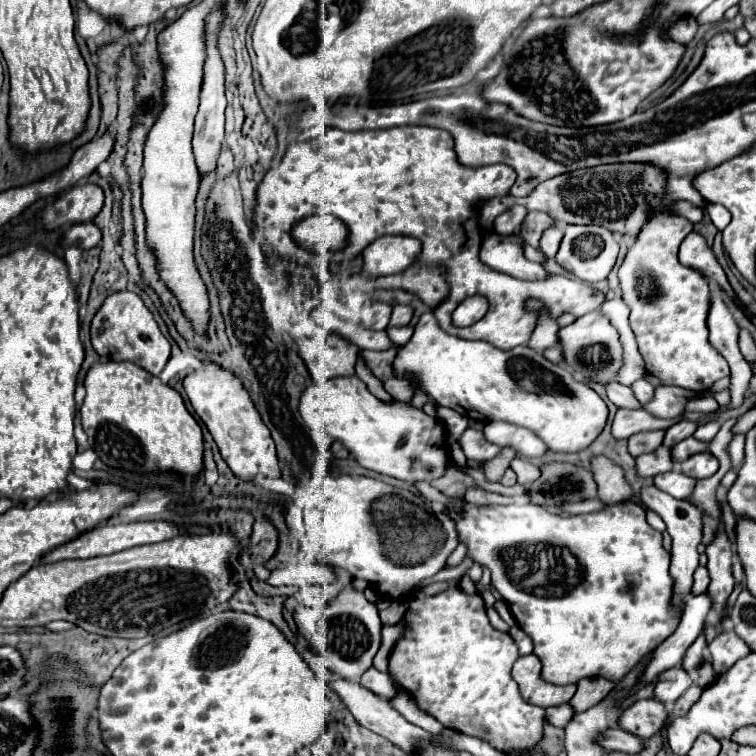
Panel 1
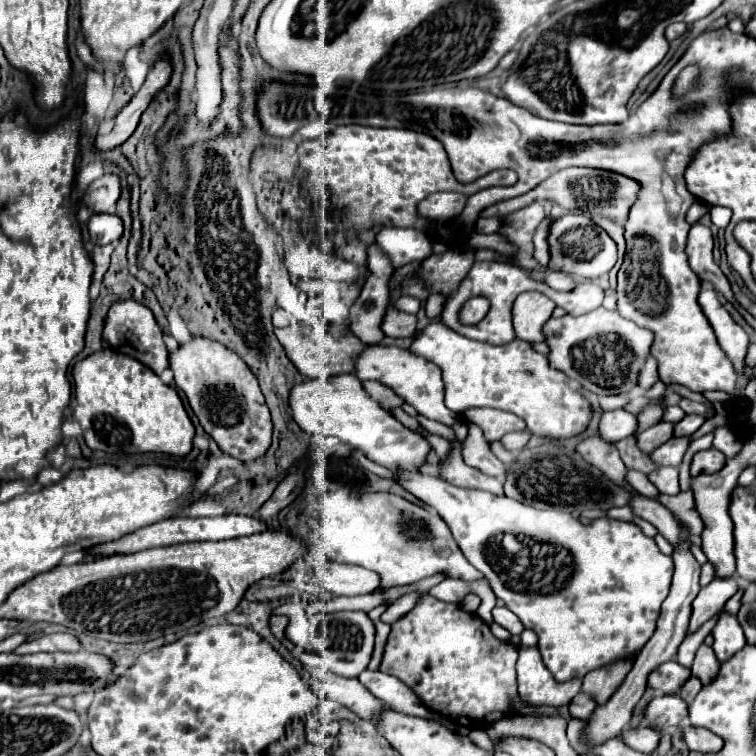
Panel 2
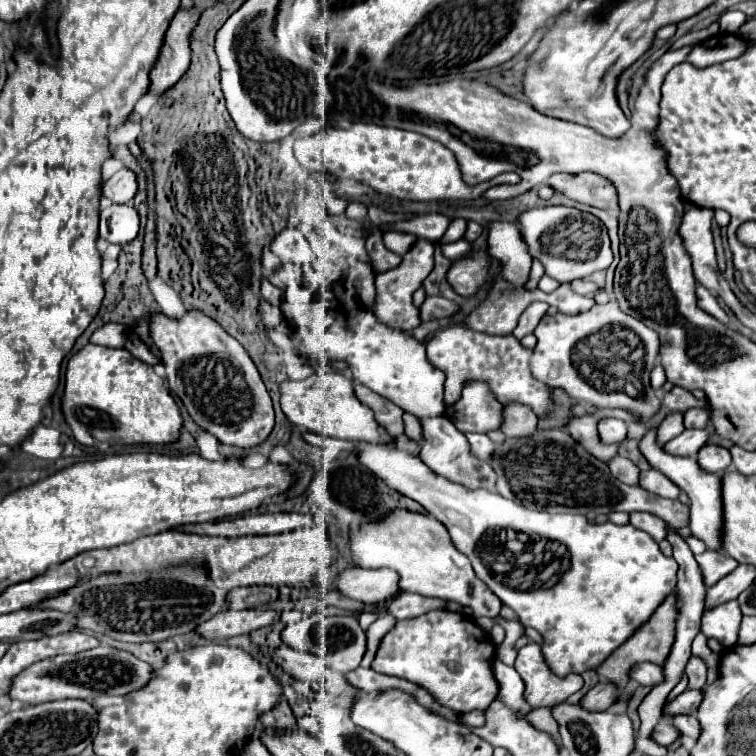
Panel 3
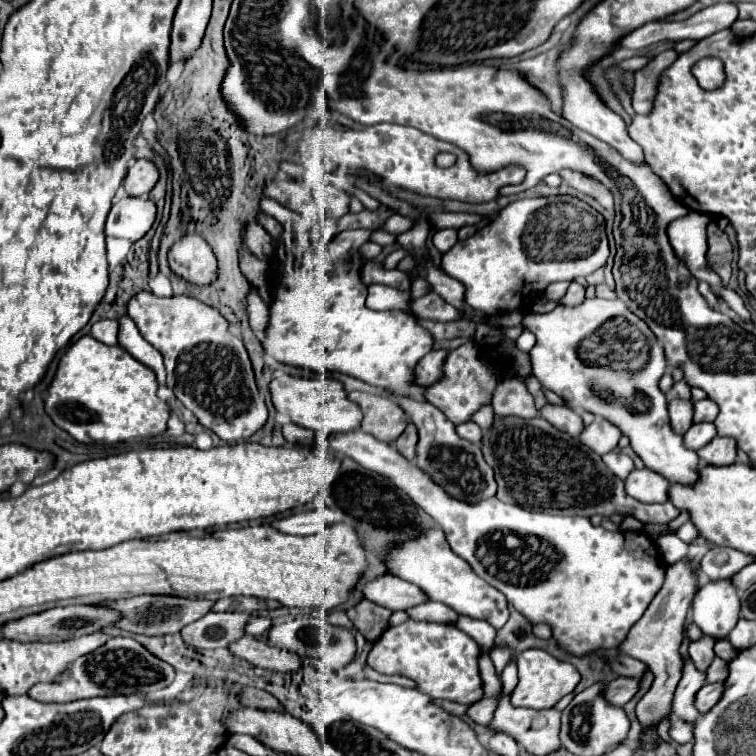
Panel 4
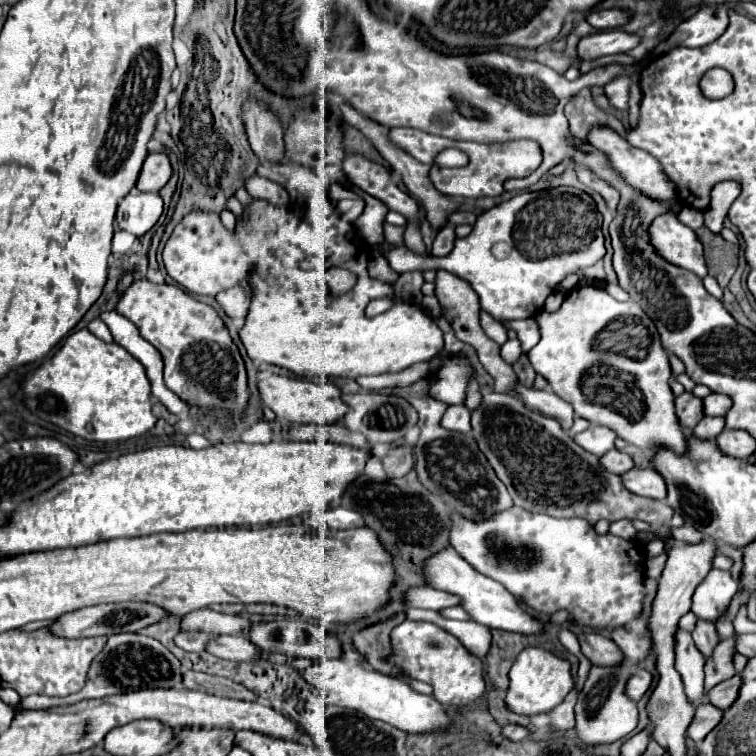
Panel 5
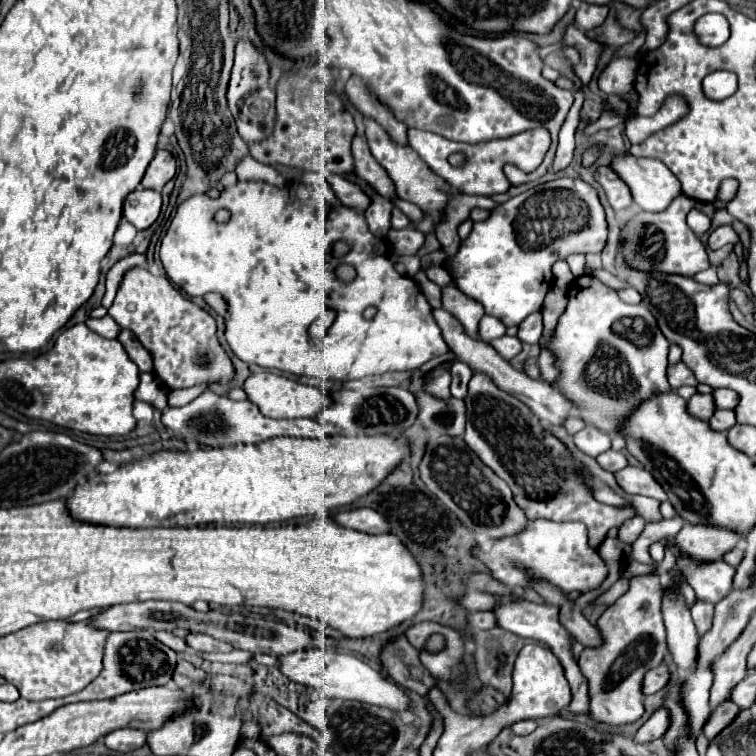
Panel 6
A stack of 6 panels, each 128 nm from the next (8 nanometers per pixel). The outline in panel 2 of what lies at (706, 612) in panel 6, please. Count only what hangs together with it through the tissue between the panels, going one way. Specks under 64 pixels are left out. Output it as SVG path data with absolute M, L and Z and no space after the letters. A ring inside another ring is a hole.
M690 676L690 678L684 682L684 686L680 688L680 696L684 696L684 700L690 704L690 702L694 700L694 696L700 692L700 688L702 688L702 682L700 682L696 676Z

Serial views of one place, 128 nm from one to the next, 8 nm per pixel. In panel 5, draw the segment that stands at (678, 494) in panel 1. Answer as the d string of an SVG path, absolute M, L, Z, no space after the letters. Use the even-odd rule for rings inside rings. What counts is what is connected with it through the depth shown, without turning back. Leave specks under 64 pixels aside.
M632 468L622 474L622 484L638 496L664 500L666 498L666 484L654 468Z

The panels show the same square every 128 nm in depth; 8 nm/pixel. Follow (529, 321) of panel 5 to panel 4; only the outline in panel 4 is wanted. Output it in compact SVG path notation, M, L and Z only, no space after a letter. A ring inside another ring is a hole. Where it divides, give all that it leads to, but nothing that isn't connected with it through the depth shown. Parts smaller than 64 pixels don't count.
M524 330L516 340L516 348L520 348L520 352L530 352L532 346L534 346L534 334L530 330Z

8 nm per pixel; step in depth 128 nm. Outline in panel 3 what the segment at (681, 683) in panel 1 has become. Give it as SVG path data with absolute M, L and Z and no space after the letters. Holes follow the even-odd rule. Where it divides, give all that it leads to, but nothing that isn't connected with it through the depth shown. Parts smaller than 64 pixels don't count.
M640 662L640 664L634 664L630 668L630 678L642 686L656 686L660 684L660 680L664 680L662 676L662 666L656 666L652 662Z

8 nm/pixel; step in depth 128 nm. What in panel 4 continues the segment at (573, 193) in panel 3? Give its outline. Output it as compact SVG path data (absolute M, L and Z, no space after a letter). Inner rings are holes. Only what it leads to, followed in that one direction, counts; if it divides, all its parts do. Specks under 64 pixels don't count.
M562 170L560 176L564 178L566 184L570 184L572 188L584 192L584 194L590 194L592 198L596 198L606 210L612 210L614 208L614 200L612 200L612 194L608 188L604 188L596 178L590 178L590 176L584 176L576 170Z

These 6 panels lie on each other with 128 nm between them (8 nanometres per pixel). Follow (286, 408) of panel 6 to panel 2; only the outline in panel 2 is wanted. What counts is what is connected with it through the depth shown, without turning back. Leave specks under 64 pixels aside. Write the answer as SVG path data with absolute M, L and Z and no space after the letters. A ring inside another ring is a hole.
M340 374L330 378L314 378L292 386L288 404L296 424L308 434L326 434L336 436L342 442L350 444L354 450L362 450L370 460L388 470L418 470L424 464L424 458L430 450L430 444L404 428L392 414L384 412L376 400L372 400L360 380L354 374ZM316 406L316 408L314 408ZM316 418L316 420L314 420Z

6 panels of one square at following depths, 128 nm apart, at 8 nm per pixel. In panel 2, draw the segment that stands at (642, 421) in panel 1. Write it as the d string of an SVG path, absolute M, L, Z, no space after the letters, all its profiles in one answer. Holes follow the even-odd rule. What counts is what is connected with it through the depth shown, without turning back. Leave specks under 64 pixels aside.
M626 410L604 412L598 424L598 432L608 442L618 442L636 432L636 416Z

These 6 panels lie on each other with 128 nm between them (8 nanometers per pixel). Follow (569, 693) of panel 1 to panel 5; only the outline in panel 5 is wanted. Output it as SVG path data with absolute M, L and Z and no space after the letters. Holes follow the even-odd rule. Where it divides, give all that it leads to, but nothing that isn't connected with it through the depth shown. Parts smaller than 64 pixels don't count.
M528 646L520 652L520 656L516 658L516 662L510 670L510 686L508 686L504 702L514 714L534 716L534 714L554 710L566 698L566 694L572 690L572 686L574 686L574 678L570 676L568 660L554 656L552 652L548 652L544 648Z

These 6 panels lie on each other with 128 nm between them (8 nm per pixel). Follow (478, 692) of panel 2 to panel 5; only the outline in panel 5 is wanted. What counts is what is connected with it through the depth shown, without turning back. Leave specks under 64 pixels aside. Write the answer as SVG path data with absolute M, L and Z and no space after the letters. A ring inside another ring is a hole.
M404 620L392 630L392 644L396 646L392 662L398 664L410 678L430 684L434 688L434 698L440 704L466 706L482 696L482 660L470 654L456 636L442 630L440 626L432 622Z

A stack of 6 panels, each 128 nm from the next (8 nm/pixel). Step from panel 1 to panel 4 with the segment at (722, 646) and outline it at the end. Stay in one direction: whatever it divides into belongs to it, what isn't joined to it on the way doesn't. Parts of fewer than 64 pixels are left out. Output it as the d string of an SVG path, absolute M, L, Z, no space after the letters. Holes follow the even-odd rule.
M732 580L706 582L694 596L690 618L704 634L724 638L740 618L740 600Z

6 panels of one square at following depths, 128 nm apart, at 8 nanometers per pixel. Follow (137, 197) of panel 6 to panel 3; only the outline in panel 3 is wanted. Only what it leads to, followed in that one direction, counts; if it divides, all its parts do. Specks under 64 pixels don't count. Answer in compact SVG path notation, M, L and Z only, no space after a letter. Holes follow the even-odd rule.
M114 204L100 212L100 236L112 244L128 244L140 232L140 216L132 204Z

